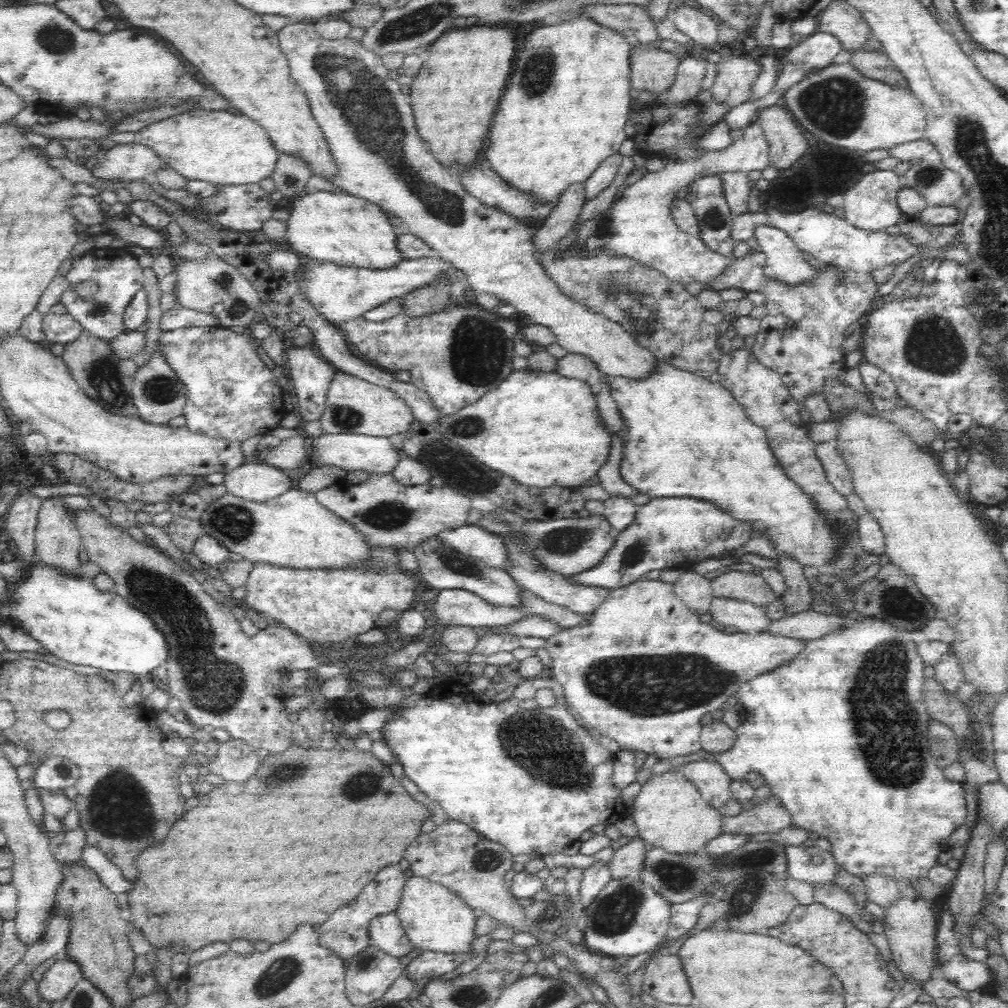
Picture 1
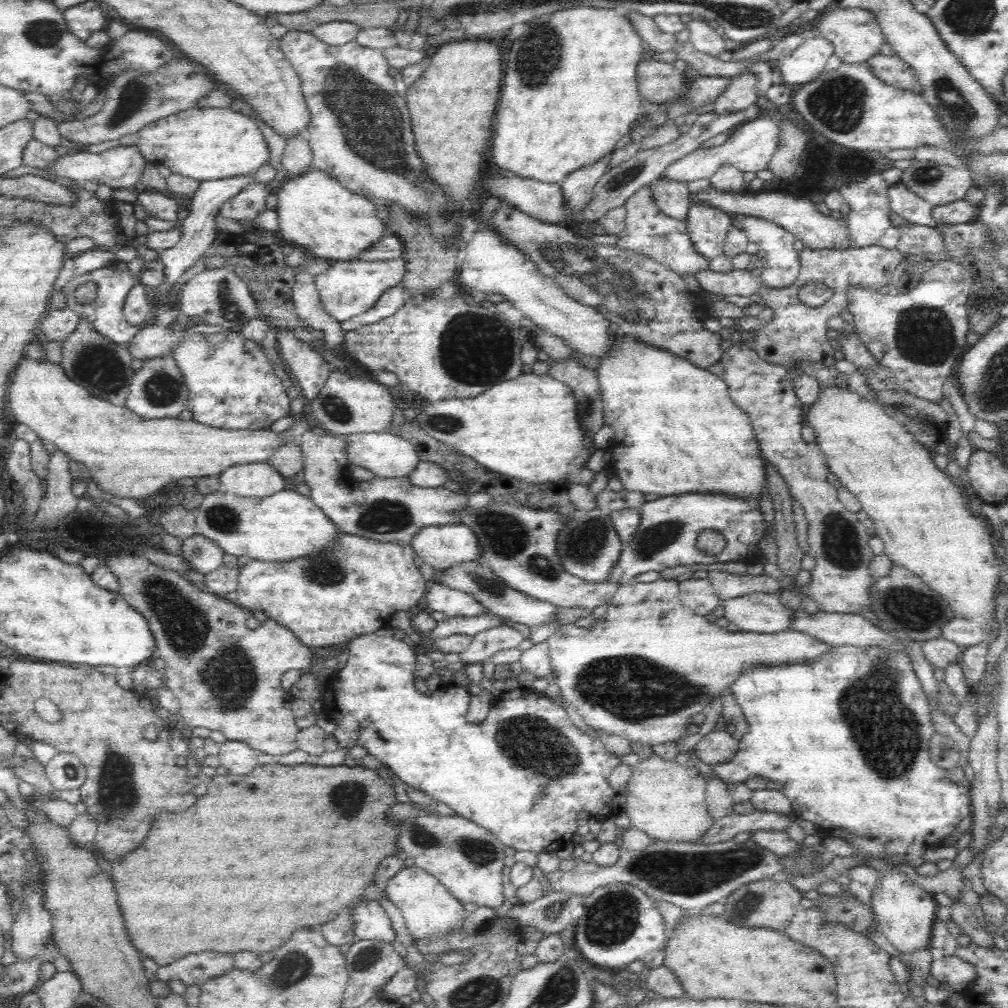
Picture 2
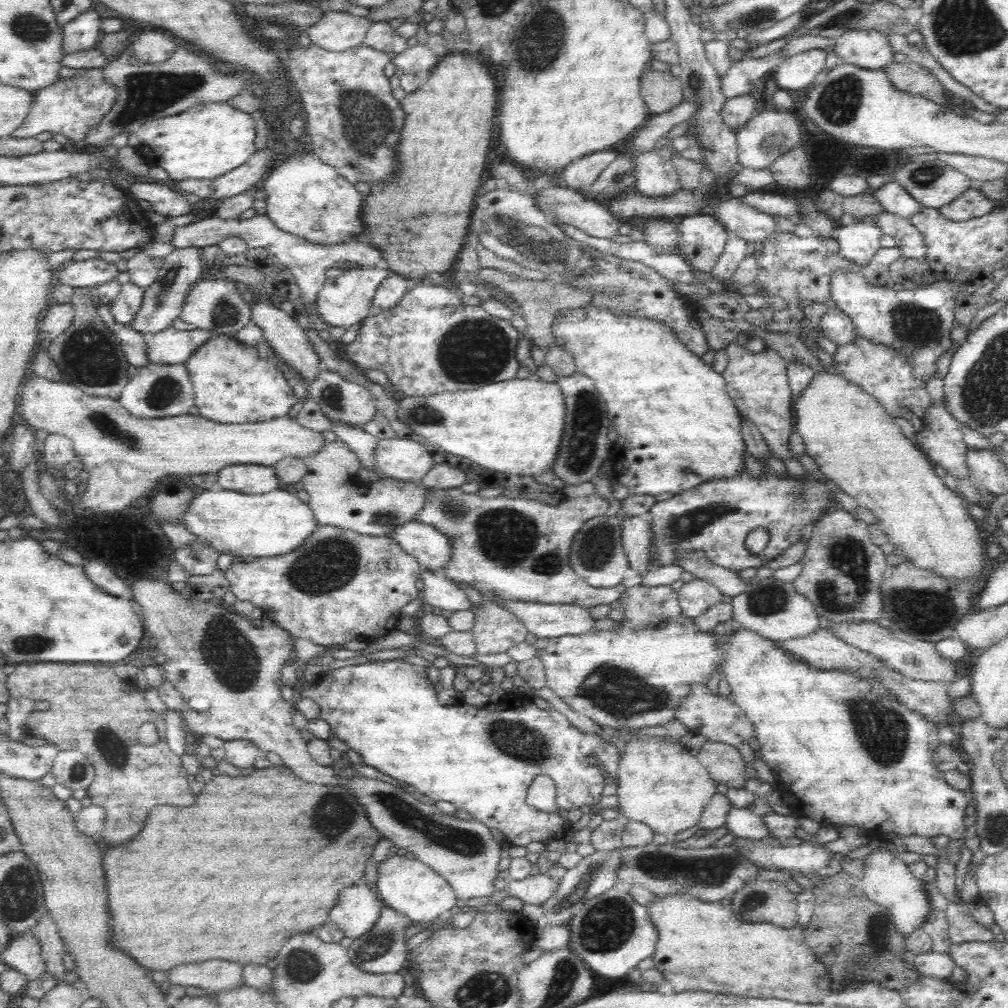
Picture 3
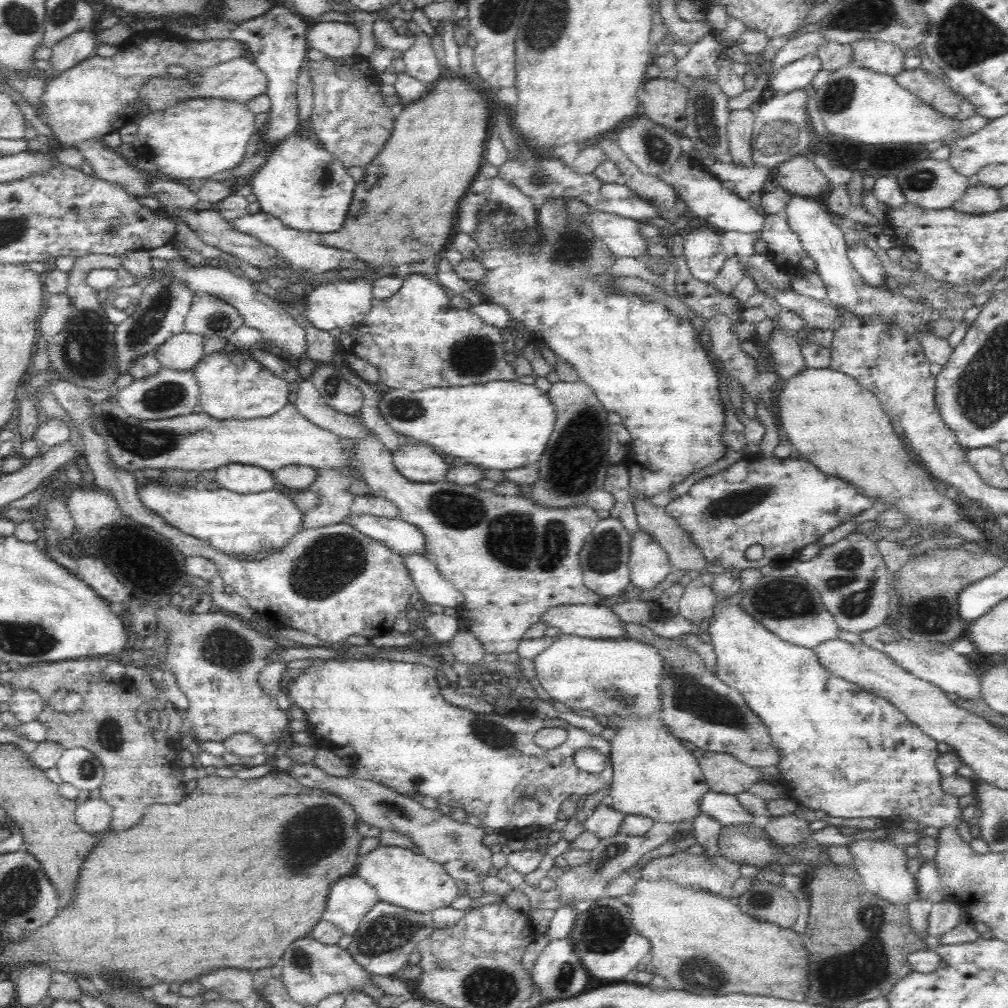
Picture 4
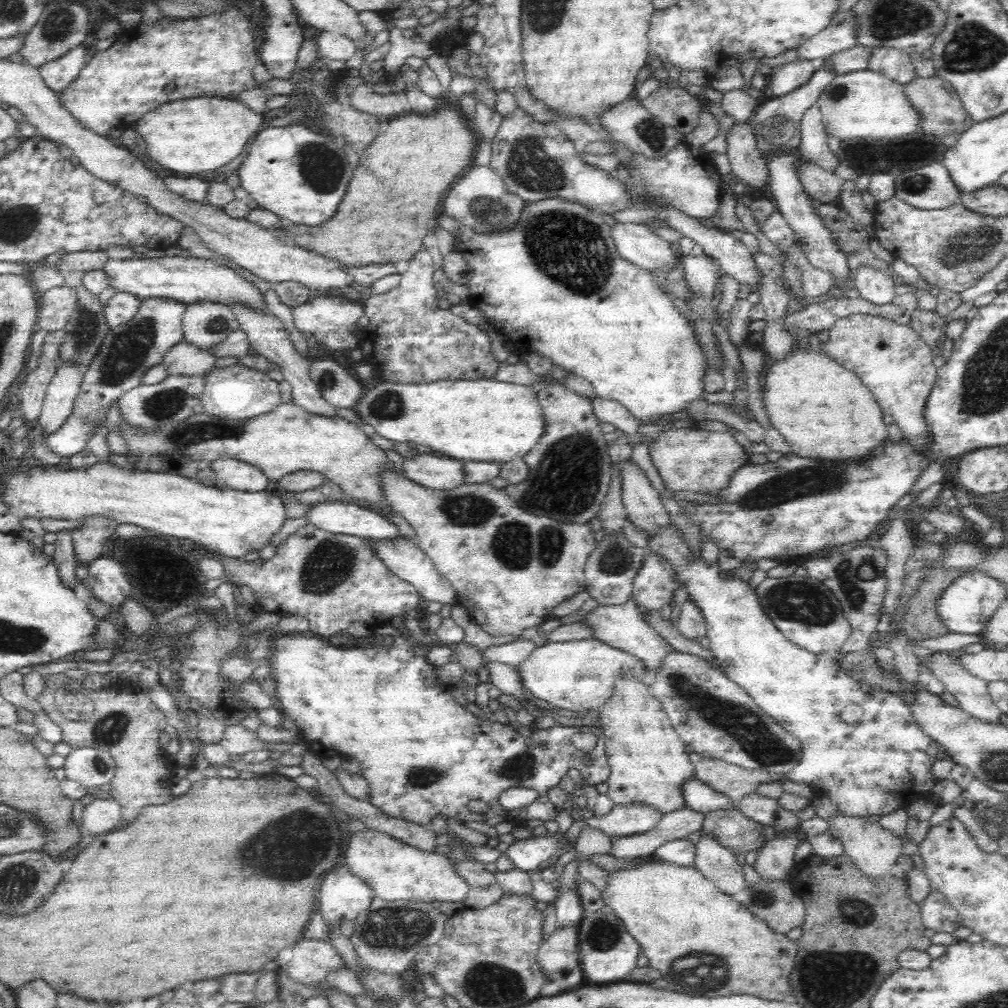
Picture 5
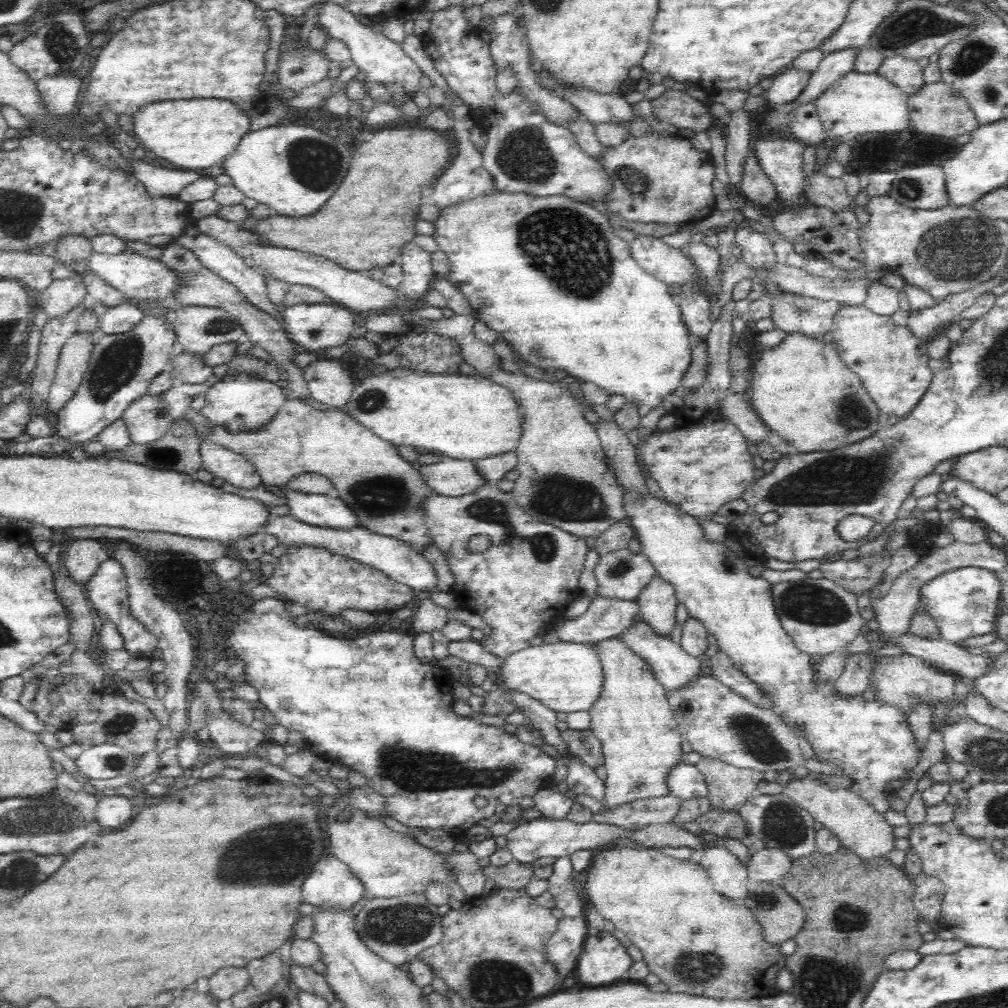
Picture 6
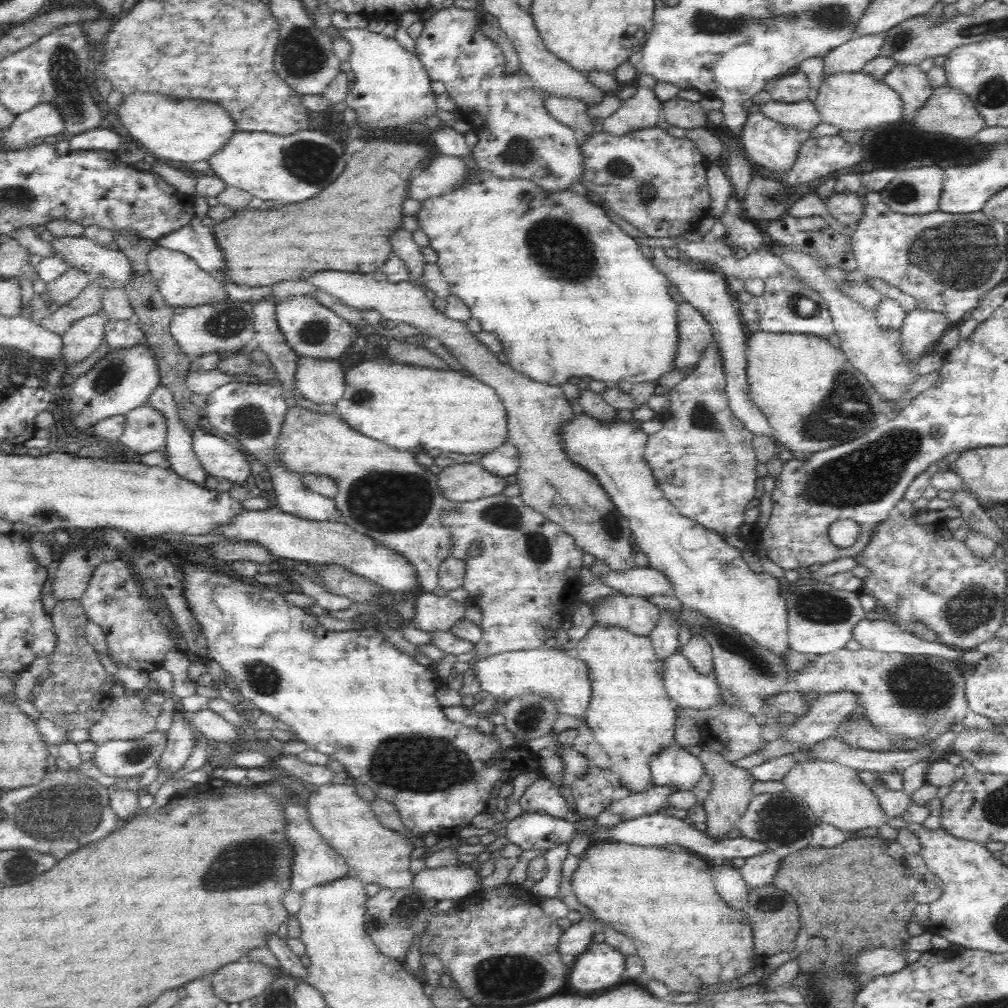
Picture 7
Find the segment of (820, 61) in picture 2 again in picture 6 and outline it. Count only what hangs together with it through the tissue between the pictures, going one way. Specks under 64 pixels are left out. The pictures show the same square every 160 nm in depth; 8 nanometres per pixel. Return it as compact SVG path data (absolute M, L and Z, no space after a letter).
M788 66L773 77L772 85L768 88L766 102L770 106L781 106L792 102L808 84L811 72L806 69L799 69Z

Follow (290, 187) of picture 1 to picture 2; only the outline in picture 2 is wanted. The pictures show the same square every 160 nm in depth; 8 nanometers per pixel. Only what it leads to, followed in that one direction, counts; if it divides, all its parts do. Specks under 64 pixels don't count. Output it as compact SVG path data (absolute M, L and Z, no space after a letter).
M298 135L286 139L286 148L280 156L285 178L291 179L308 172L312 159L312 149L307 137Z

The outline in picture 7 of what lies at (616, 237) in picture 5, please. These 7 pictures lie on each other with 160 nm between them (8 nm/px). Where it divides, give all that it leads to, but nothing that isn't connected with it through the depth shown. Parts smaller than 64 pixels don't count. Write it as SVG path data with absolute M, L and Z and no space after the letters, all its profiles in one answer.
M657 247L652 249L651 264L665 276L668 284L674 285L684 301L696 307L706 318L713 330L713 340L718 345L725 370L726 389L725 394L728 406L732 414L740 420L746 430L754 434L765 434L774 437L772 427L768 425L768 419L762 411L756 407L750 398L747 369L747 339L744 331L744 321L737 307L735 296L727 288L727 281L718 272L709 272L703 268L697 268L688 264L688 260L669 258L664 249Z

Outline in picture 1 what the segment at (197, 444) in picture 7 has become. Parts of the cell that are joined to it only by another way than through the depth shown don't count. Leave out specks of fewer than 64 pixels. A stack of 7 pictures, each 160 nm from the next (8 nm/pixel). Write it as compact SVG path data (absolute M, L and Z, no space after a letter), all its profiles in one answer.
M244 463L225 474L223 484L238 498L264 503L288 492L290 478L285 471L264 463Z

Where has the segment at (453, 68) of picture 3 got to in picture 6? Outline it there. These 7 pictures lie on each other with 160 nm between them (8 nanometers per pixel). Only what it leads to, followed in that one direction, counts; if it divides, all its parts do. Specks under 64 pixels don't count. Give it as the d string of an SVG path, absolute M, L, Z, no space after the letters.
M400 127L380 129L368 141L356 142L352 166L344 184L336 190L336 194L324 204L324 208L310 218L286 218L276 215L258 221L252 216L242 222L243 227L256 233L262 241L276 247L292 248L300 252L320 254L328 260L354 272L367 272L372 268L392 265L400 260L404 248L413 243L416 234L418 208L422 200L422 186L434 186L437 178L449 167L456 156L456 139L449 133L439 132L433 128Z

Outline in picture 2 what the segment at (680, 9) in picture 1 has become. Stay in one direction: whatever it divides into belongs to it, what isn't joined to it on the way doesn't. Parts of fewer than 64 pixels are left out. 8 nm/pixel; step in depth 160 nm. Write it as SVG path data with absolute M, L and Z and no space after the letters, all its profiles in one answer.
M700 18L695 20L684 19L685 28L688 29L689 44L697 52L718 57L725 51L725 37L716 25Z

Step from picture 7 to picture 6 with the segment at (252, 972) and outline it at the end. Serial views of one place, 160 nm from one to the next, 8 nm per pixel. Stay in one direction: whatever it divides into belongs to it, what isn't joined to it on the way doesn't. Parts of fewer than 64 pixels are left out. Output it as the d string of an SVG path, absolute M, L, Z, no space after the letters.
M248 967L222 968L208 978L208 993L218 1001L230 999L236 992L242 990L250 982Z

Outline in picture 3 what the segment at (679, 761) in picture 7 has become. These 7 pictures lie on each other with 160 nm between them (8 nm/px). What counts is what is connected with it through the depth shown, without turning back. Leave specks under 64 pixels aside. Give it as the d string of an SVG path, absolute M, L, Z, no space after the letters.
M732 807L726 817L729 832L738 839L748 842L758 842L770 838L770 831L764 824L764 819L746 808Z

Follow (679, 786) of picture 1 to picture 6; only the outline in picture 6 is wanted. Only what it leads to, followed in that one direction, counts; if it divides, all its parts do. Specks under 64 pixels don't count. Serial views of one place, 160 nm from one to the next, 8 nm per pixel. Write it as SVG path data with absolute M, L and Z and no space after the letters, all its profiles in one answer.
M616 637L596 643L604 671L604 686L600 698L590 709L590 731L602 742L605 768L608 778L605 781L605 796L602 806L604 810L614 808L638 799L653 799L670 796L668 776L670 771L682 762L681 735L670 710L663 684L655 679L648 663L642 657L632 653L628 645L624 645Z

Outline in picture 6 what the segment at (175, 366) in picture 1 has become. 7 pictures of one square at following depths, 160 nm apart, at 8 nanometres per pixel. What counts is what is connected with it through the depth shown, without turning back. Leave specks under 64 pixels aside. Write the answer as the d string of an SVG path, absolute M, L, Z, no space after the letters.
M236 372L231 375L226 374L203 396L205 404L201 413L208 419L208 423L229 426L232 429L241 428L241 430L256 430L264 426L287 401L283 388L277 386L276 383L256 377L256 375Z

